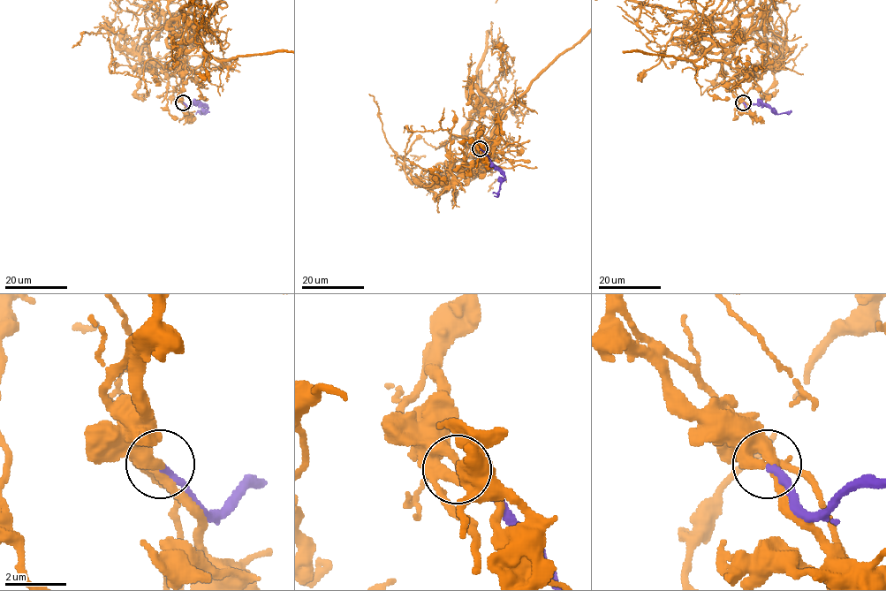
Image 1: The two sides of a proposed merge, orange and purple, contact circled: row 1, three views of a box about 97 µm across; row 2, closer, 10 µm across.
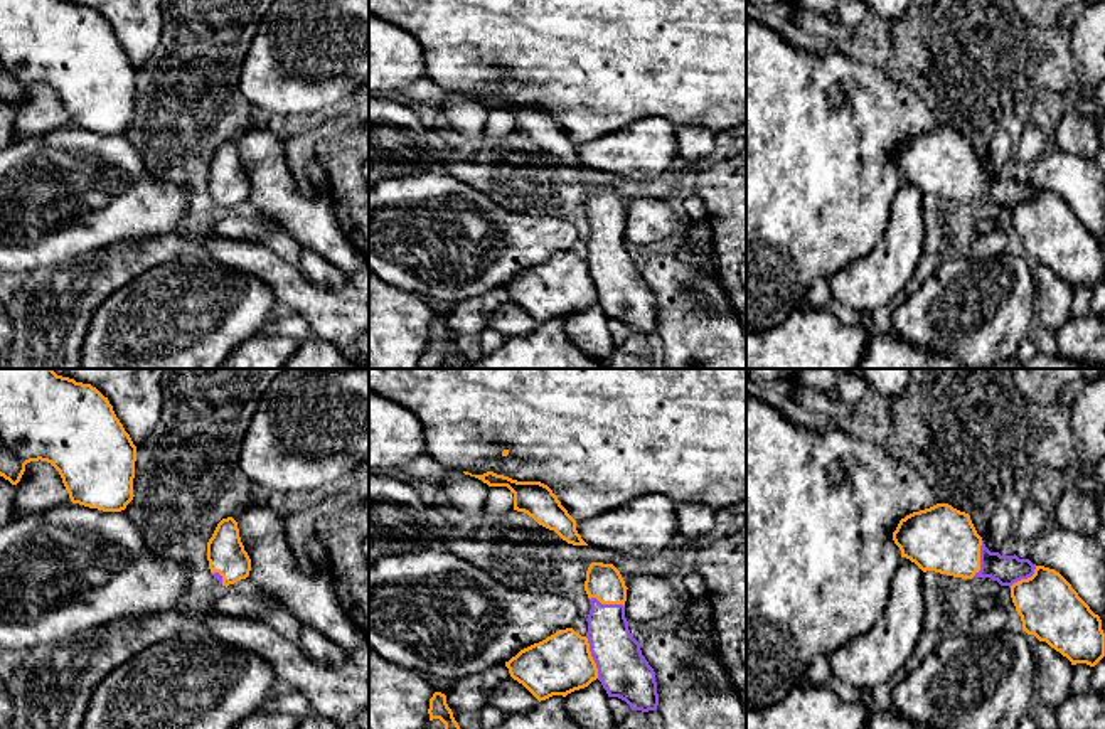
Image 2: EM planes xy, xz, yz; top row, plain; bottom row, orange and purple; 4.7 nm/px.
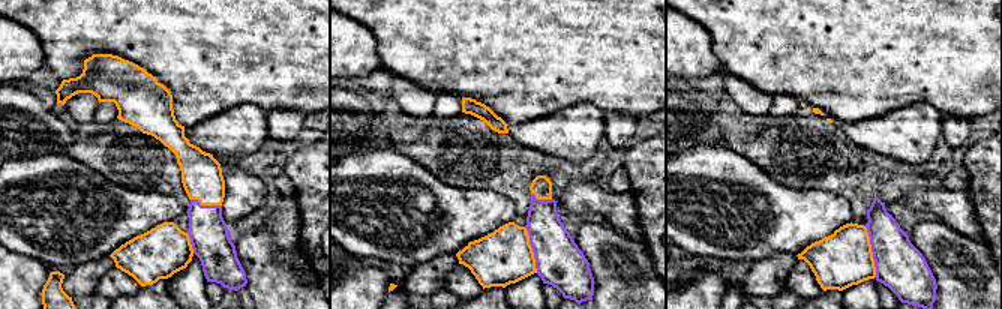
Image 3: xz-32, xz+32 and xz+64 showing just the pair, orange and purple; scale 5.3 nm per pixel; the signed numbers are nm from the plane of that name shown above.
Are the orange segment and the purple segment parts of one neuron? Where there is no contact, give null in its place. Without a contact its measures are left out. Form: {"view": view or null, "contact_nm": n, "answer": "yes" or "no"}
{"view": "xz", "contact_nm": 220, "answer": "yes"}

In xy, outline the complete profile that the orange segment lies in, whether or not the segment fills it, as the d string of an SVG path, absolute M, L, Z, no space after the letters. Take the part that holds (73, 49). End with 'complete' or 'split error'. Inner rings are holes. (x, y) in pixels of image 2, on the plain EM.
M0 0L0 99L17 108L30 84L47 84L61 98L72 126L121 135L133 123L136 69L113 29L91 7L69 0Z; complete

